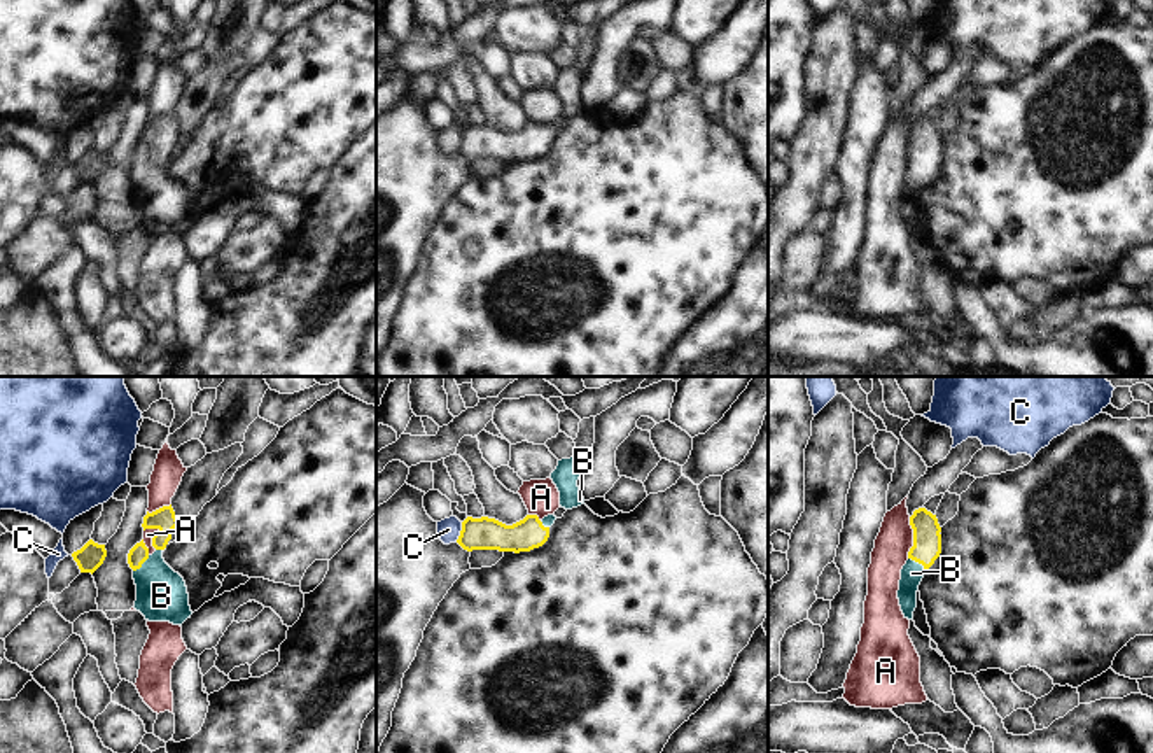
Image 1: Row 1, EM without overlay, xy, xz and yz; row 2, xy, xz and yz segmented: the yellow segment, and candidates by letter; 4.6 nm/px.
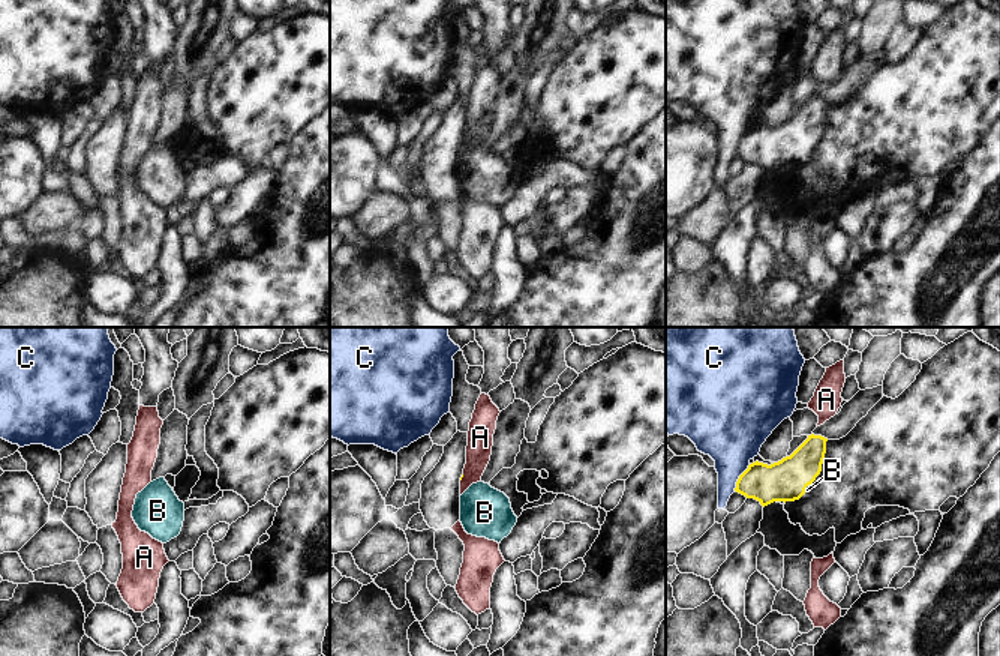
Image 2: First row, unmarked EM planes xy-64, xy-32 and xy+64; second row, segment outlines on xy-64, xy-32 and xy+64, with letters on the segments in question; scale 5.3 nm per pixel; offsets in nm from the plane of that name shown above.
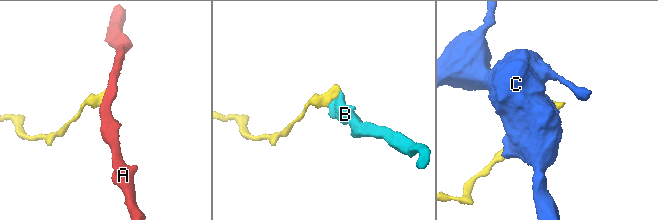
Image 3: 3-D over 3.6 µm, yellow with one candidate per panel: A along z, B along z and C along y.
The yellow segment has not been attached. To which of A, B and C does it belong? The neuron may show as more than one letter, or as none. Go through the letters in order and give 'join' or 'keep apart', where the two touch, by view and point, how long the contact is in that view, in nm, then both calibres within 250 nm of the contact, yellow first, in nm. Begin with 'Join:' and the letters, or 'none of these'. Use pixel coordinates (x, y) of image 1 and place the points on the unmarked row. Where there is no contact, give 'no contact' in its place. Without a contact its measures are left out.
Join: B
A: keep apart; meets yellow in yz at (914, 146); contact 190 nm long; 130 nm thick on the yellow side, 160 nm on the other
B: join; meets yellow in xy at (142, 170); contact 110 nm long; 90 nm thick on the yellow side, 240 nm on the other
C: keep apart; meets yellow in xz at (461, 140); contact 100 nm long; 150 nm thick on the yellow side, 110 nm on the other

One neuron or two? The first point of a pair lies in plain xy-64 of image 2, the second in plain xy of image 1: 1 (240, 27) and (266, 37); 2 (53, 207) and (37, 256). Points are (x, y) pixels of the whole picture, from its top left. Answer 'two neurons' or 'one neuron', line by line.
1: two neurons
2: one neuron

